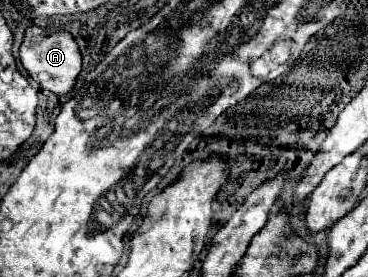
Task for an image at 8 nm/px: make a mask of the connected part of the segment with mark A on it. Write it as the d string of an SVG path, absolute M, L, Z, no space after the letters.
M31 27L25 33L23 45L21 45L21 63L31 79L35 79L43 89L65 95L73 89L79 73L81 73L81 53L75 43L75 39L65 31L43 31L39 27Z

